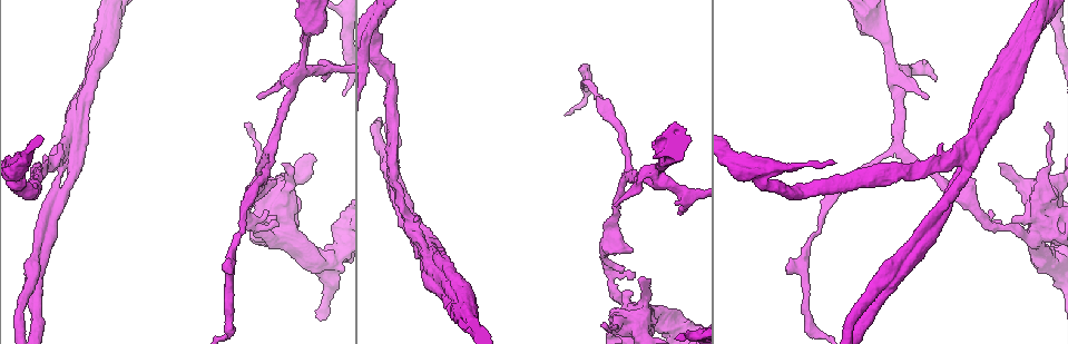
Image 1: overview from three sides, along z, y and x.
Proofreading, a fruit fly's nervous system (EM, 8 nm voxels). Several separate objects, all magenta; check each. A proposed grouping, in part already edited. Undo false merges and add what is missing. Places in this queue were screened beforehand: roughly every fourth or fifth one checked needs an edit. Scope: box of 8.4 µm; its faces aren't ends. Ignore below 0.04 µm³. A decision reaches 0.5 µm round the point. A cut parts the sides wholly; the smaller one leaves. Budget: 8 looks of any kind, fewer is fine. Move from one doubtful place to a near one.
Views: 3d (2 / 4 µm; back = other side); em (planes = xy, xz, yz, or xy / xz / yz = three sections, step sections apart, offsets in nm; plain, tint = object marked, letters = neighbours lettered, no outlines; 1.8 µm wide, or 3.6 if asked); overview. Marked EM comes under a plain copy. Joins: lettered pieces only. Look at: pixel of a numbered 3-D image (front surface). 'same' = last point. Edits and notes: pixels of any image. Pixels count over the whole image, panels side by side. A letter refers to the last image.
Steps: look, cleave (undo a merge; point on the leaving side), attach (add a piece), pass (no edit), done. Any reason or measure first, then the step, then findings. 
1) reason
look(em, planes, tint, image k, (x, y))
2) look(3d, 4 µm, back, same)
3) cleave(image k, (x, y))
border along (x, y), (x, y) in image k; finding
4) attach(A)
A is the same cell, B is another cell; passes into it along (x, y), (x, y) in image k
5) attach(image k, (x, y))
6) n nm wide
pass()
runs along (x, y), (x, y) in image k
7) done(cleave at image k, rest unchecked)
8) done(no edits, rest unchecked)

arms part here
look(3d, 2 µm, image 1, (895, 93))

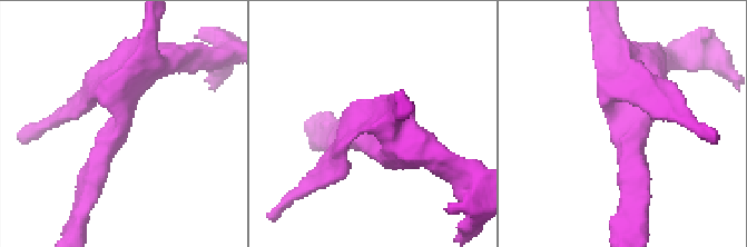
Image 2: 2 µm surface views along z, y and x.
now the EM
look(em, xy, step 4, tint, image 2, (123, 121))

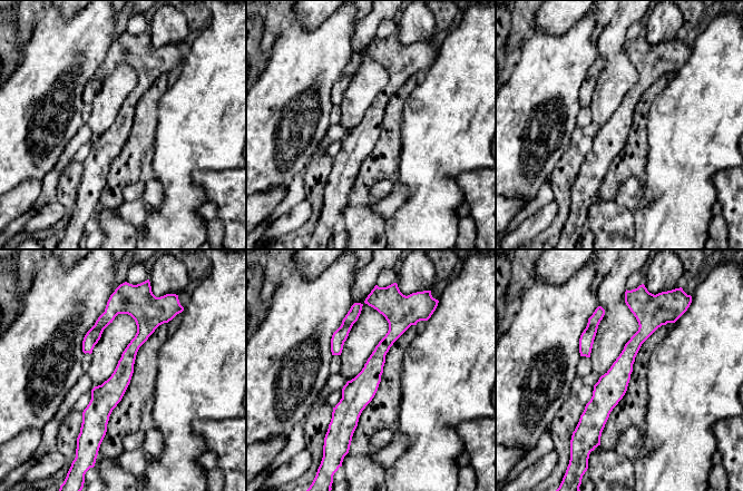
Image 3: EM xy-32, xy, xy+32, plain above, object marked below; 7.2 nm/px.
look(em, planes, letters, same)

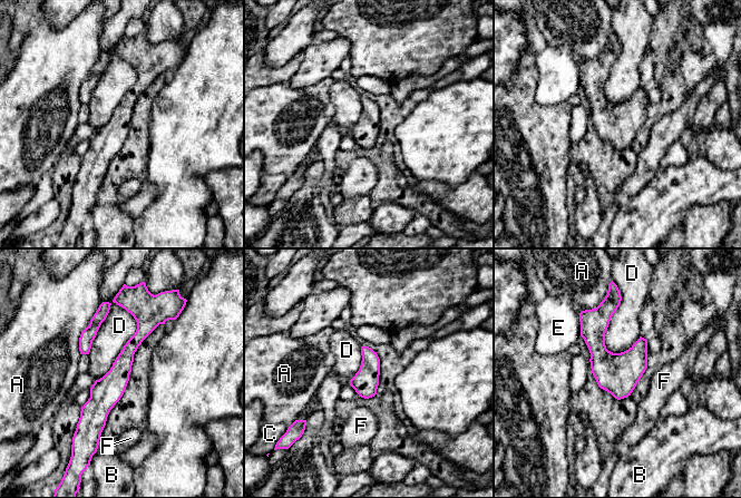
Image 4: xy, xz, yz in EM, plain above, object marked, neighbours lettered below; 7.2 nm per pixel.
D touches over 600 nm
pass()
A, B, C, D, E and F are other cells; border along (115, 296), (136, 331), (96, 380) in image 4; one neuron here

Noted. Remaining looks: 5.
arms run side by side
look(3d, 4 µm, image 1, (1033, 23))

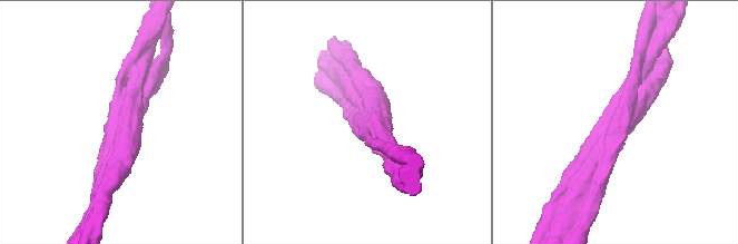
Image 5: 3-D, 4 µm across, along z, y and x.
3 arms; arms of 300, 320, 340 nm; shape alone is not enough
look(em, yz, step 16, letters, image 5, (375, 121))

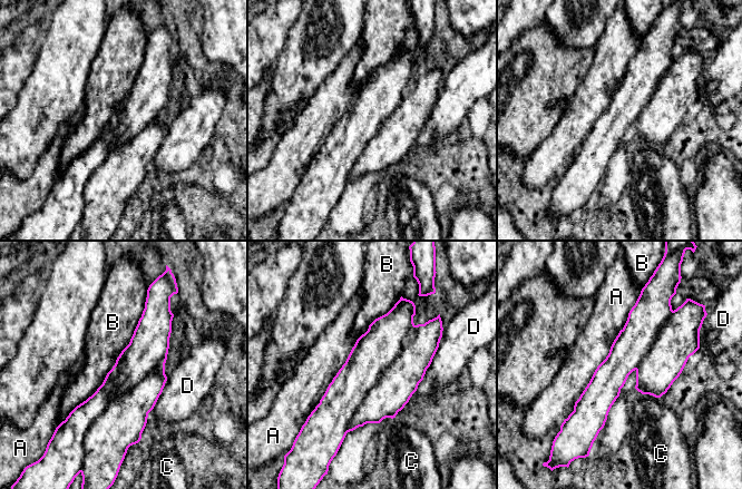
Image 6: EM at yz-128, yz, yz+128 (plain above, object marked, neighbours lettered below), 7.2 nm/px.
cleave(image 6, (399, 381))
A, B, C and D are other cells; border along (416, 325), (368, 392), (347, 431) in image 6; two neurons meet here

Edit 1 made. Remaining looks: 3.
sudden change in width
look(em, 3.6 µm, planes, tint, image 1, (1035, 236))

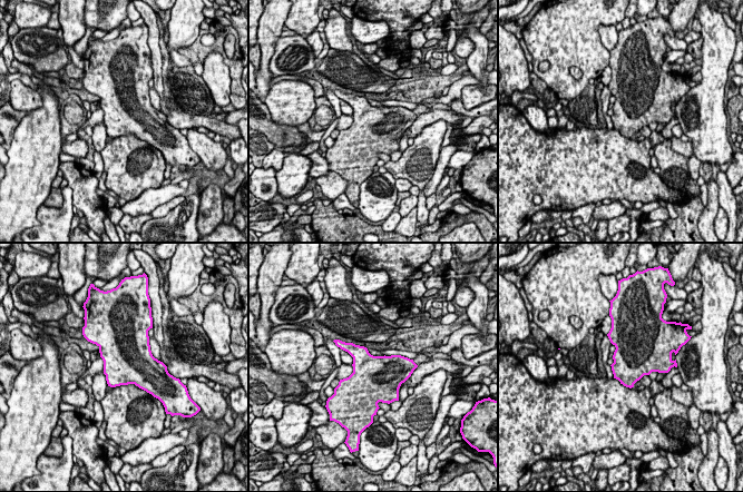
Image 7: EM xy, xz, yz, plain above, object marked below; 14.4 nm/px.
what lies round it
look(em, 3.6 µm, planes, letters, same)

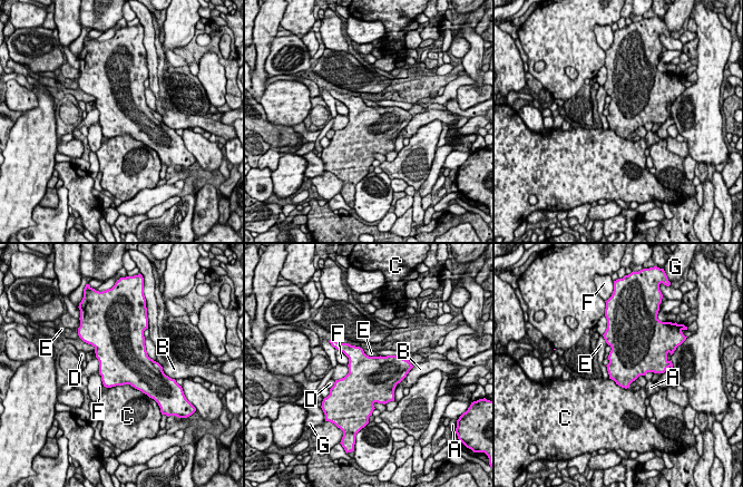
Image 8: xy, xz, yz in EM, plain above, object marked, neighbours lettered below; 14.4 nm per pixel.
pass()
A, B, C, D, E, F and G are other cells; border along (362, 349), (369, 356), (380, 356) in image 8; all the same neuron

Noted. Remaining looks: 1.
branch point
look(em, yz, step 8, letters, image 1, (35, 277))

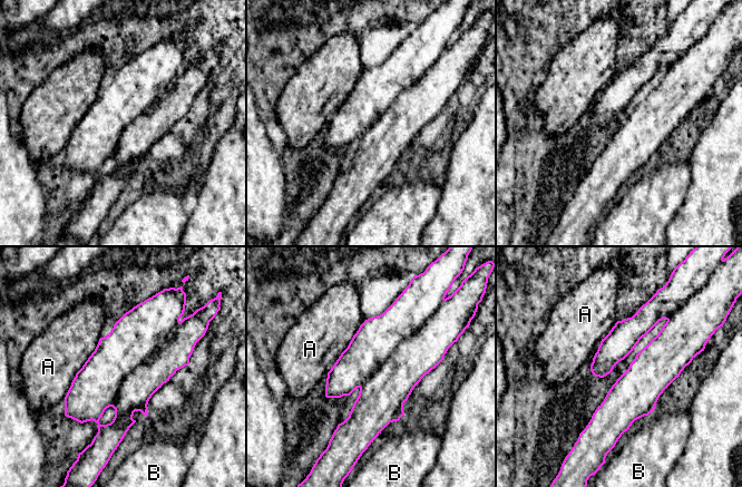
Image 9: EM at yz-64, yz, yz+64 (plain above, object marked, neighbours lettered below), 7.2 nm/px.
240 nm wide
pass()
A and B are other cells; runs along (645, 310), (666, 322), (666, 354), (596, 432) in image 9; one neuron here

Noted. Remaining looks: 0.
done(cleave at image 6, rest unchecked)

